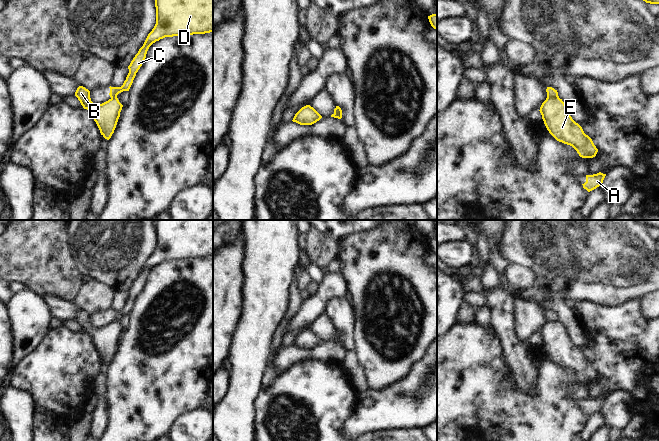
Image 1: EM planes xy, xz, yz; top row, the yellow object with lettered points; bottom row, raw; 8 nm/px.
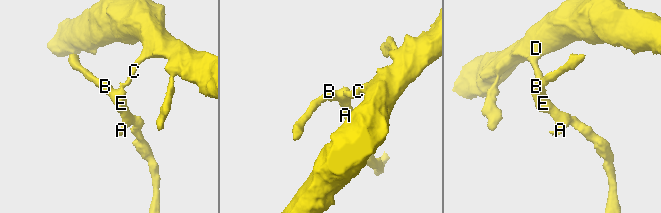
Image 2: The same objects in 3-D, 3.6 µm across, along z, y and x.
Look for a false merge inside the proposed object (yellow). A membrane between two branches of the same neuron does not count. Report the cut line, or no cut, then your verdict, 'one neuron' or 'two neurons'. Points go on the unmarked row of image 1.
cut in yz along (547, 320), (552, 322), (558, 321); two neurons

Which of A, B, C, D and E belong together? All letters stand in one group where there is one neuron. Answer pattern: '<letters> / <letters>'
A B E / C D

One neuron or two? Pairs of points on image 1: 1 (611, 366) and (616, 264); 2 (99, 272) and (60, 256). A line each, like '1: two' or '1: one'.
1: two
2: two

